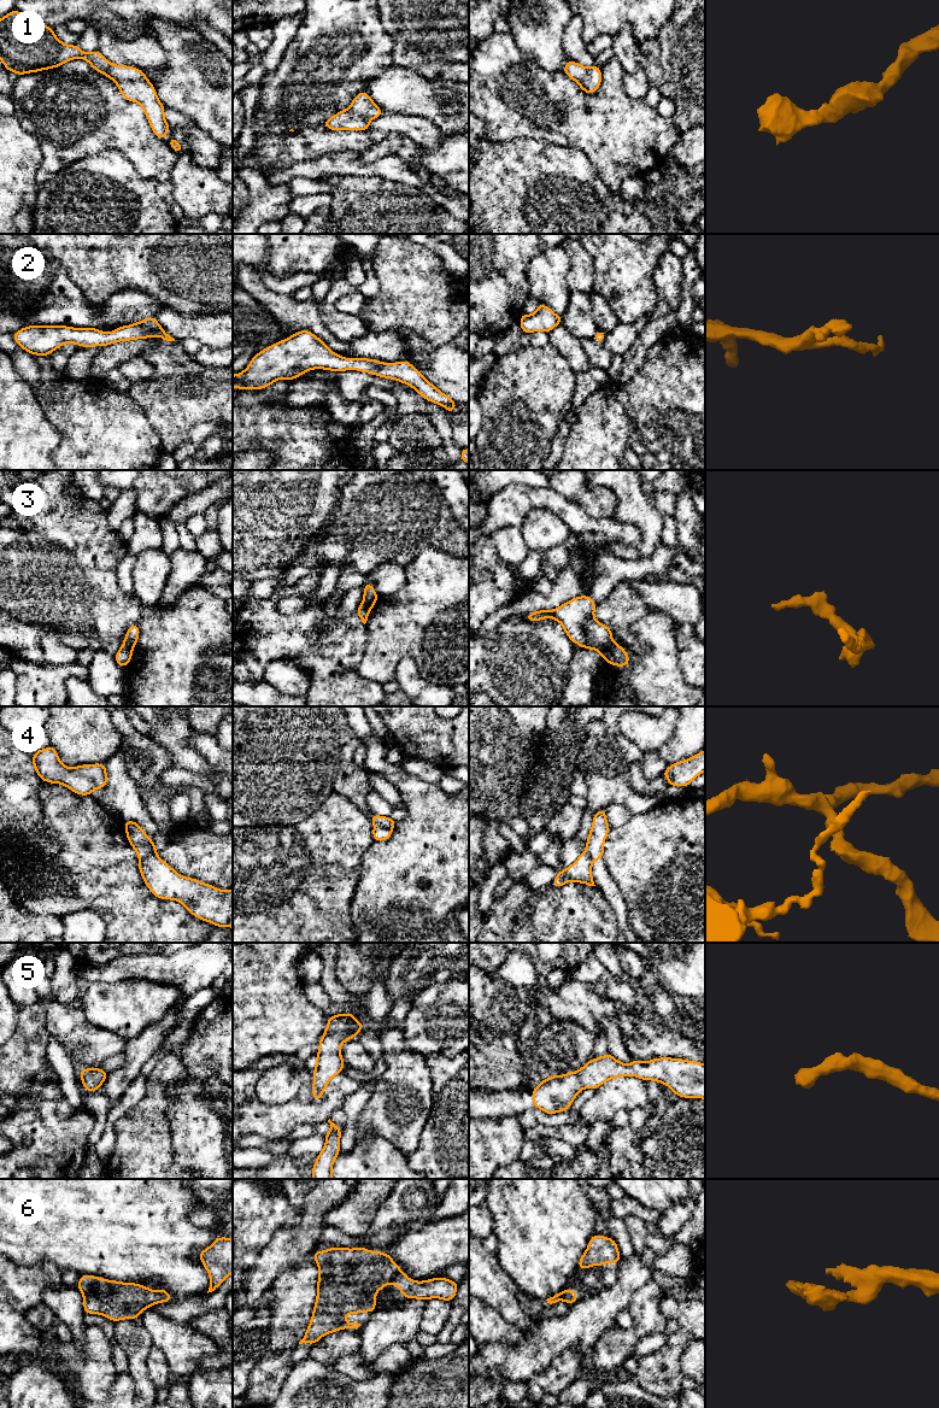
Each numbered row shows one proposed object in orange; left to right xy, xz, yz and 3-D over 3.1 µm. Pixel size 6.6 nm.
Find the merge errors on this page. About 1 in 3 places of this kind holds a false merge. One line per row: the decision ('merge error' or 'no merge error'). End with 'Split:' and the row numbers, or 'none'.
1: no merge error
2: no merge error
3: merge error
4: merge error
5: no merge error
6: merge error
Split: 3, 4, 6

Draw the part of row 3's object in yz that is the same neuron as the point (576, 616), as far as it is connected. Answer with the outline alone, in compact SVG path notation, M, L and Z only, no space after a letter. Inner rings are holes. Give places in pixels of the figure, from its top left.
M580 596L557 609L534 611L524 617L530 622L553 618L563 626L573 644L600 652L614 640L611 628L594 618L595 608L597 604L589 596Z

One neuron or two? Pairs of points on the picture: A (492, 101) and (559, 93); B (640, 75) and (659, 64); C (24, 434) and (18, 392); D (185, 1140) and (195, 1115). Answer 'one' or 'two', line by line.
A: one
B: two
C: one
D: one

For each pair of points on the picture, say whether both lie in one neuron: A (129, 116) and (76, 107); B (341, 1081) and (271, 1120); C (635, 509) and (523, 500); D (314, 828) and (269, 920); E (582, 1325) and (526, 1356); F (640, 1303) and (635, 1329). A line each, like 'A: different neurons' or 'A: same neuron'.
A: same neuron
B: same neuron
C: different neurons
D: same neuron
E: same neuron
F: same neuron

